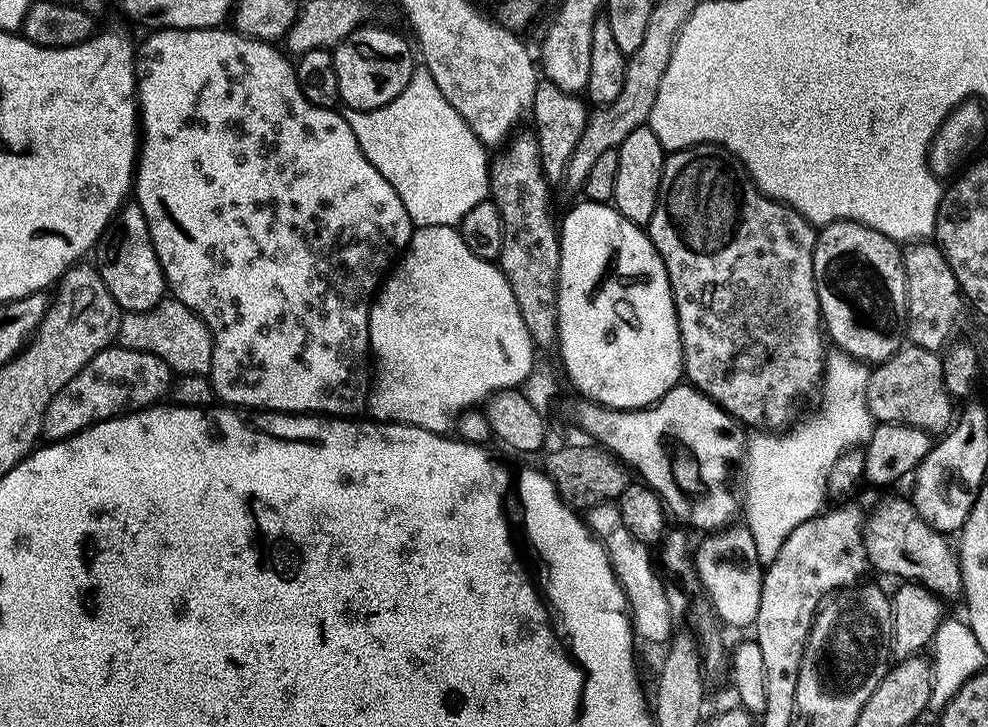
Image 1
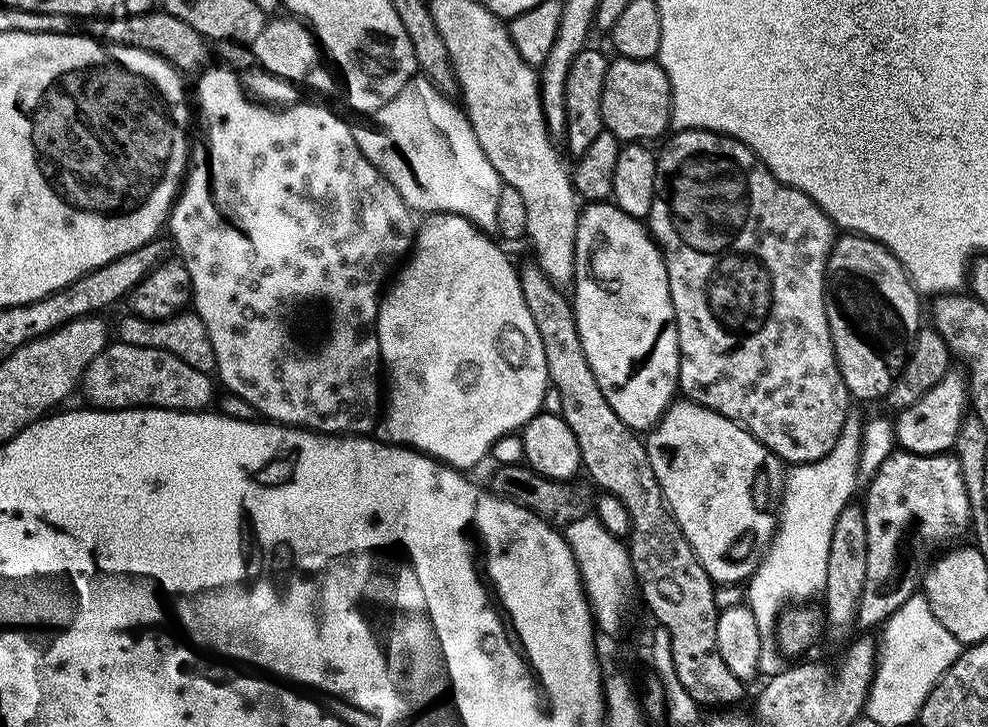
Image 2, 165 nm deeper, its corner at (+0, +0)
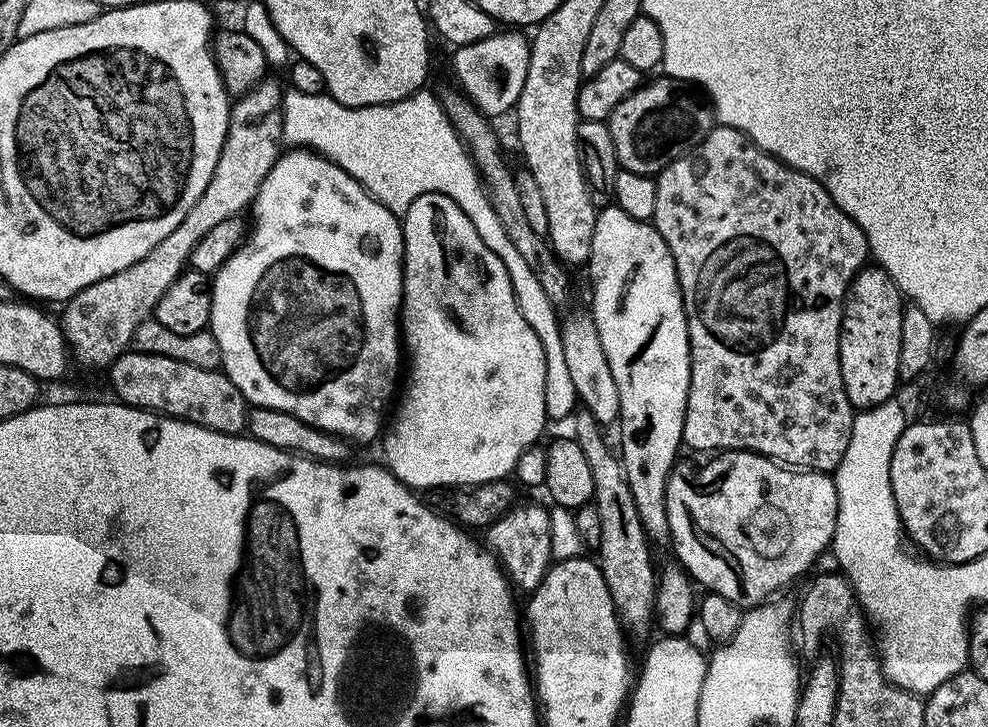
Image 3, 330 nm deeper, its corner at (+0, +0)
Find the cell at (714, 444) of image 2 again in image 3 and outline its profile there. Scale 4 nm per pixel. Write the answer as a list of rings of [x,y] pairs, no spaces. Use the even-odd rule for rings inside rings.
[[[721,450],[711,458],[705,459],[701,468],[691,468],[684,462],[677,463],[673,468],[668,485],[666,486],[666,518],[670,522],[672,535],[671,547],[676,547],[675,559],[679,561],[685,572],[692,577],[697,585],[700,584],[709,593],[716,593],[734,603],[741,610],[756,607],[765,603],[779,588],[787,586],[791,580],[796,580],[820,555],[829,551],[834,534],[834,522],[838,518],[838,494],[836,493],[835,479],[827,472],[810,472],[787,467],[769,456],[759,456],[757,452],[729,452]]]

